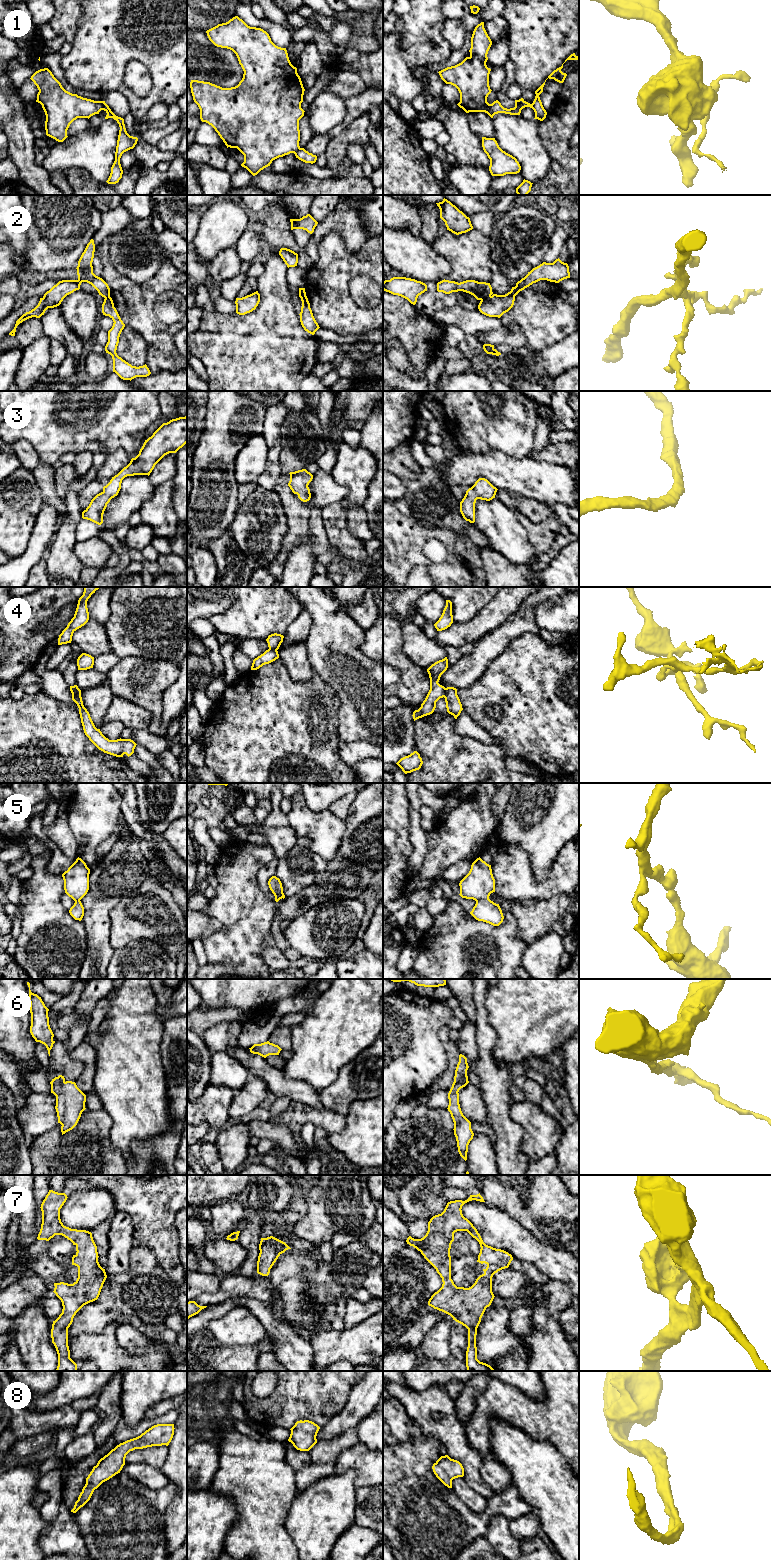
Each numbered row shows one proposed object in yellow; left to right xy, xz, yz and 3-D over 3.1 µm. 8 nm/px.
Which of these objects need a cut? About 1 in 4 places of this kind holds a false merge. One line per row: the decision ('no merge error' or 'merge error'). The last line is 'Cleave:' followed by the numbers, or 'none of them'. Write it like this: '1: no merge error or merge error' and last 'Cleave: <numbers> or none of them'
1: merge error
2: merge error
3: no merge error
4: merge error
5: no merge error
6: no merge error
7: no merge error
8: no merge error
Cleave: 1, 2, 4

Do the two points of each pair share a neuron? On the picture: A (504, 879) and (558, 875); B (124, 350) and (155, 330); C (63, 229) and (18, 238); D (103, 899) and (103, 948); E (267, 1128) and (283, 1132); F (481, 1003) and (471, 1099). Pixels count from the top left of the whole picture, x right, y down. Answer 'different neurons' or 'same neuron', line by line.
A: same neuron
B: different neurons
C: different neurons
D: same neuron
E: same neuron
F: different neurons

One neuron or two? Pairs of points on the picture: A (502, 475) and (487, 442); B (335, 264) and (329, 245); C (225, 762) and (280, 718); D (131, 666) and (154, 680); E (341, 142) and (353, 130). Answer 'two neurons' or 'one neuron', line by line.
A: two neurons
B: one neuron
C: one neuron
D: one neuron
E: one neuron

